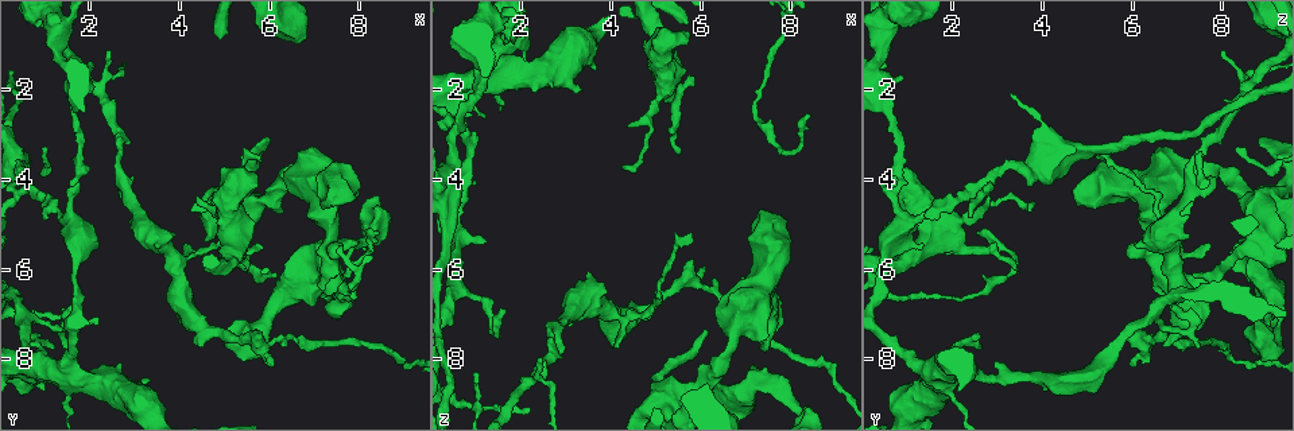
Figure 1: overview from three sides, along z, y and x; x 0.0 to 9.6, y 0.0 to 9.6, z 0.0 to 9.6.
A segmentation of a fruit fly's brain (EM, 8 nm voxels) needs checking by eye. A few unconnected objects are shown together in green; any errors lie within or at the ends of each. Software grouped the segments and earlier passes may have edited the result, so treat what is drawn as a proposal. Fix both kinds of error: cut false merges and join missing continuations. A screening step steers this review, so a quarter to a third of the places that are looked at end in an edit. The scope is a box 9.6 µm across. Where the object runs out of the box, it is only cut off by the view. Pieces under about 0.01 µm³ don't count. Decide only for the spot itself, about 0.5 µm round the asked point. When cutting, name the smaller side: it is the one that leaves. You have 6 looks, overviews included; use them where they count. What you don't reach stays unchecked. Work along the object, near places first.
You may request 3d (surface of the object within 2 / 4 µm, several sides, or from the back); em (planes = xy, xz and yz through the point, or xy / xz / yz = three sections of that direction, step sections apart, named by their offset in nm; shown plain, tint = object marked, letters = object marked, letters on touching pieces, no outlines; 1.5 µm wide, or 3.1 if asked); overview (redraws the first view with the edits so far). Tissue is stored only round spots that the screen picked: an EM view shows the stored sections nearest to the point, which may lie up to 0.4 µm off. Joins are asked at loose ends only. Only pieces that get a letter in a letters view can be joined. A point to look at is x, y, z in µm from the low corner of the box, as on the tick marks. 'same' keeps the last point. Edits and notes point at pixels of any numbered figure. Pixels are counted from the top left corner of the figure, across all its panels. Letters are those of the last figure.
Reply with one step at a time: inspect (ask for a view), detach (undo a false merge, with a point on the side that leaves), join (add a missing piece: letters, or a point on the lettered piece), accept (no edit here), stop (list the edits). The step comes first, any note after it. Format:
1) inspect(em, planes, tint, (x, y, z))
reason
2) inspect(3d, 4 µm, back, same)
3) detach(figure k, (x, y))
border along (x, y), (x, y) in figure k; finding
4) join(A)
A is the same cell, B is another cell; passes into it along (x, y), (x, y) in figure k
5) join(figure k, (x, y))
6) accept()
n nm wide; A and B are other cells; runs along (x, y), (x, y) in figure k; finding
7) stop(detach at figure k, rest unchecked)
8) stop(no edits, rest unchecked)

inspect(3d, 4 µm, (5.50, 6.00, 3.45))
free end

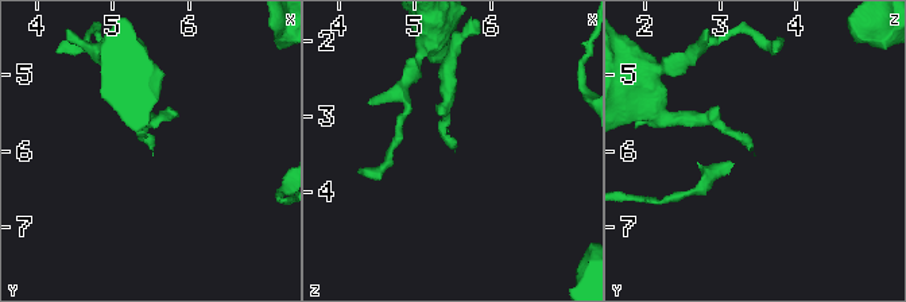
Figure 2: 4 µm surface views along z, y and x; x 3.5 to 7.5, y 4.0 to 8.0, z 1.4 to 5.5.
inspect(em, yz, step 4, letters, (5.55, 6.00, 3.45))
need the tissue

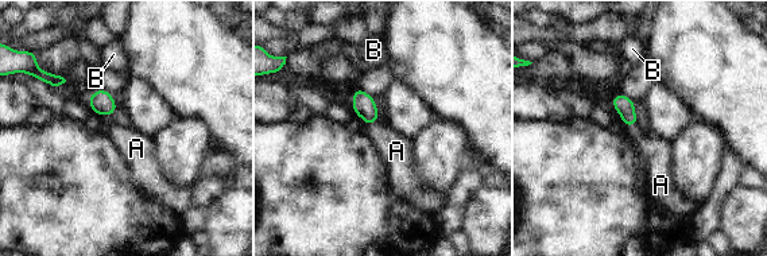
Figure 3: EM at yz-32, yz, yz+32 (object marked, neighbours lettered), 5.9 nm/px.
join(A)
A is the same cell, B is another cell; passes into it along (624, 107), (631, 124), (653, 147) in figure 3; the neuron continues

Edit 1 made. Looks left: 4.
inspect(3d, 2 µm, (0.60, 8.40, 2.70))
thick turns thin

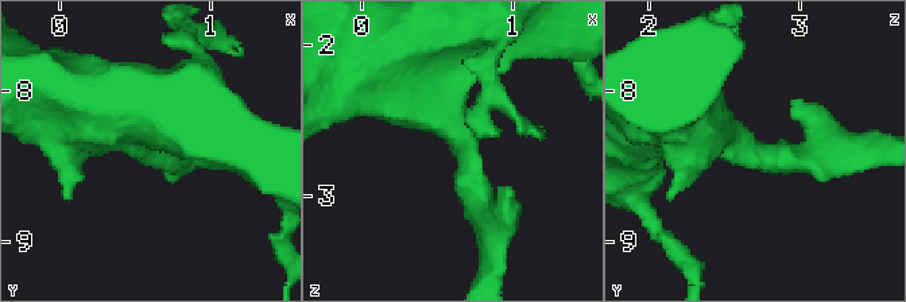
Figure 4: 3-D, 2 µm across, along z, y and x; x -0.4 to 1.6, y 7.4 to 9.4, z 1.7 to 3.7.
inspect(em, planes, letters, (0.64, 8.42, 2.72))
arms of 200, 380 nm

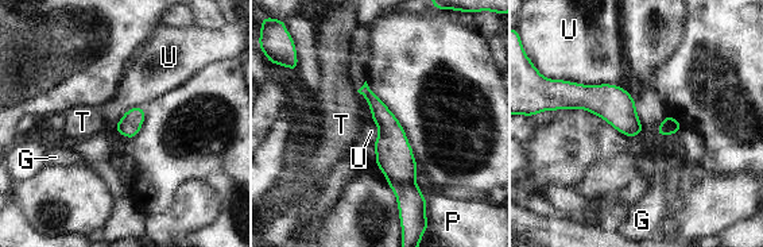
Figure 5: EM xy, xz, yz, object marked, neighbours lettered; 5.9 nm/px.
accept()
G, P, T and U are other cells; border along (556, 78), (623, 88) in figure 5; continuous, no second neuron

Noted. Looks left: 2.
inspect(3d, 2 µm, (2.10, 5.50, 1.40))
an open end

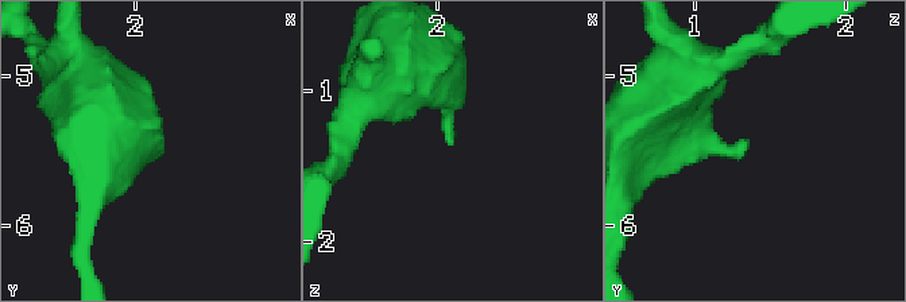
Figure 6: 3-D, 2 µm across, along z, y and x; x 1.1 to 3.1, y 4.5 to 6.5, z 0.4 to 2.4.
inspect(em, planes, letters, (2.08, 5.44, 1.36))

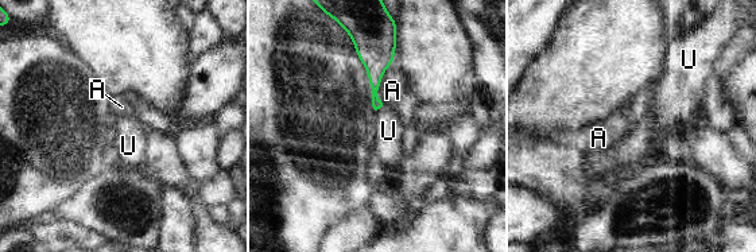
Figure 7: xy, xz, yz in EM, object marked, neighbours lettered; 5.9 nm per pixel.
accept()
A and U are other cells; border along (382, 105), (375, 111) in figure 7; none of them fits

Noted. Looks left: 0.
stop(join at figure 3, rest unchecked)

